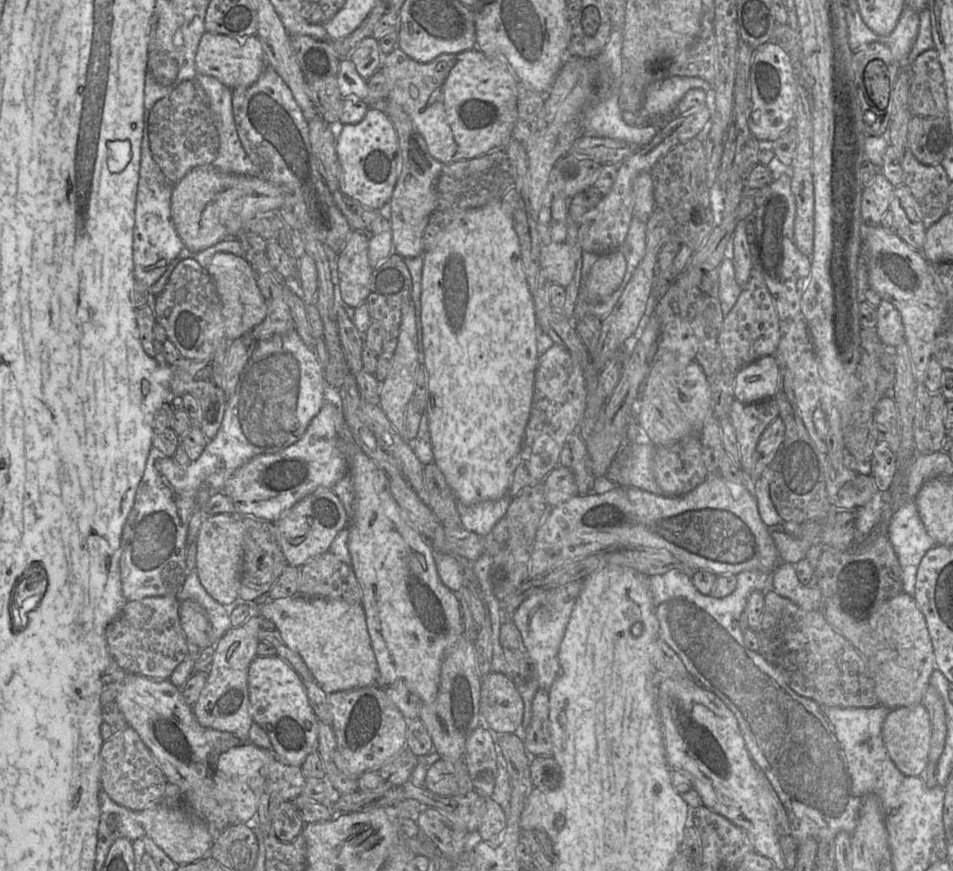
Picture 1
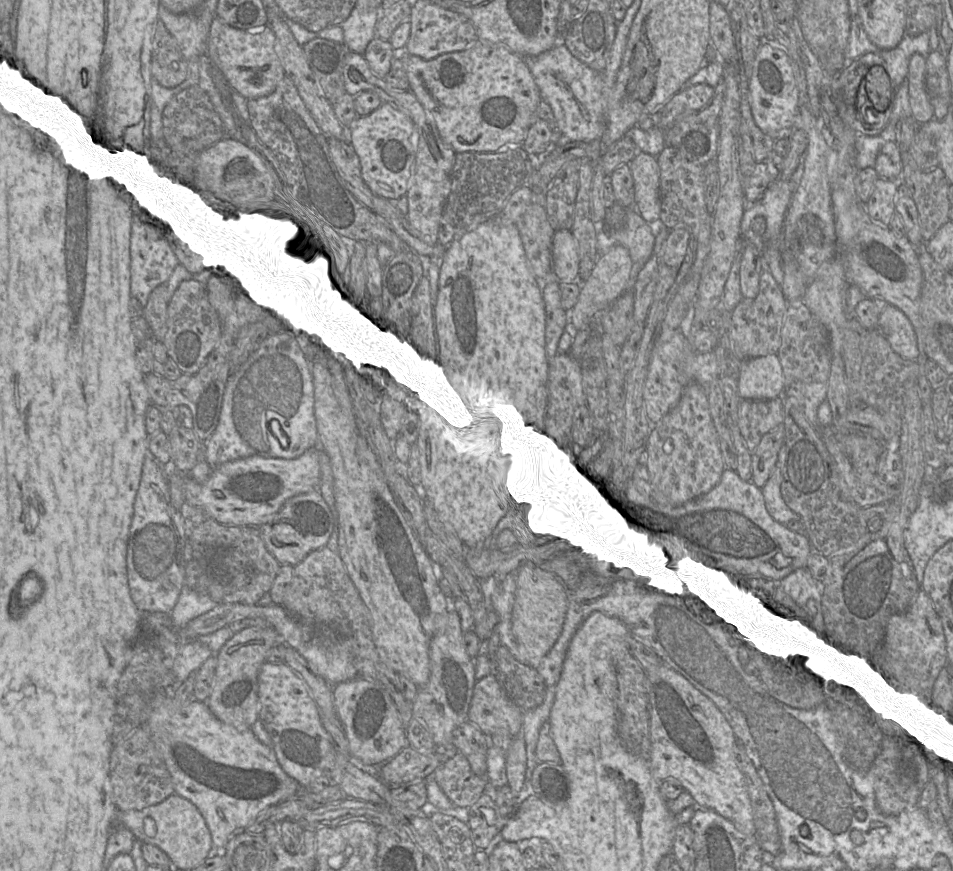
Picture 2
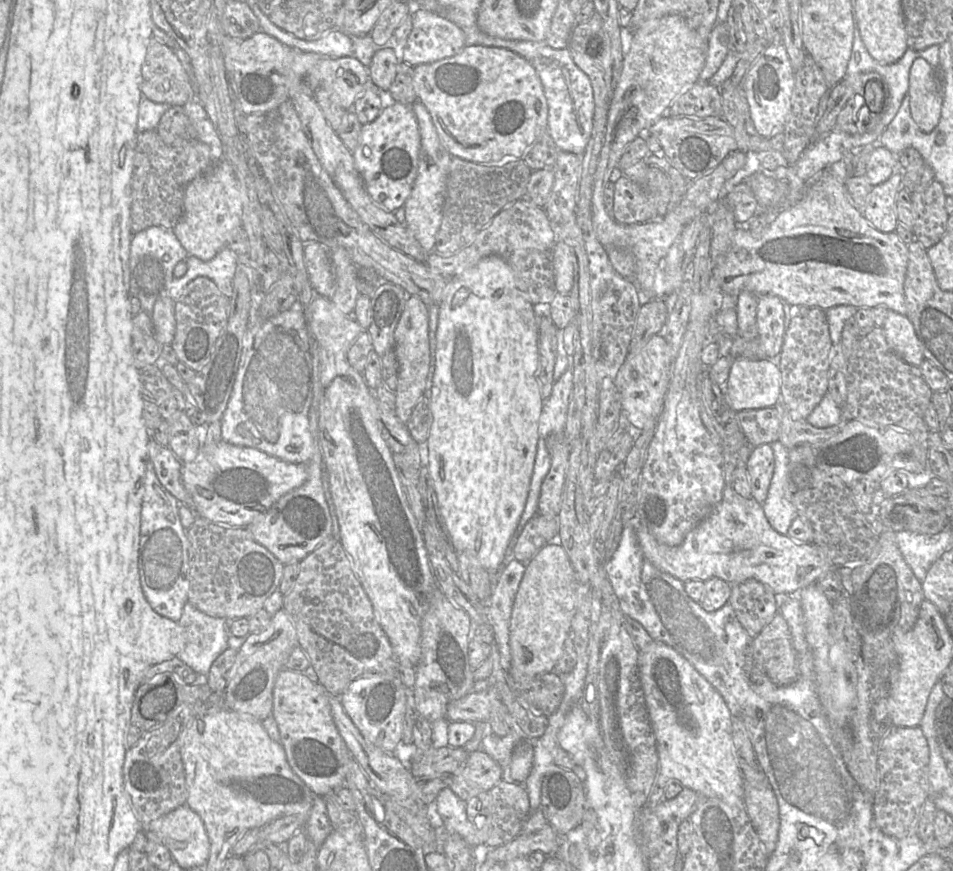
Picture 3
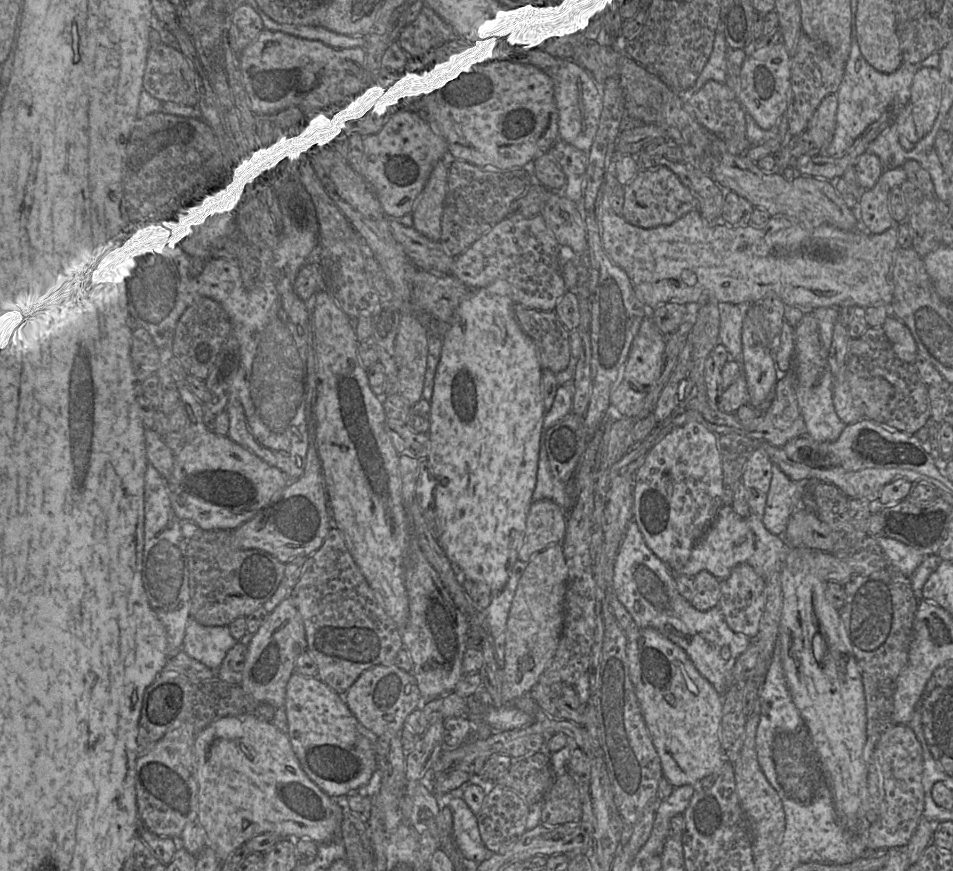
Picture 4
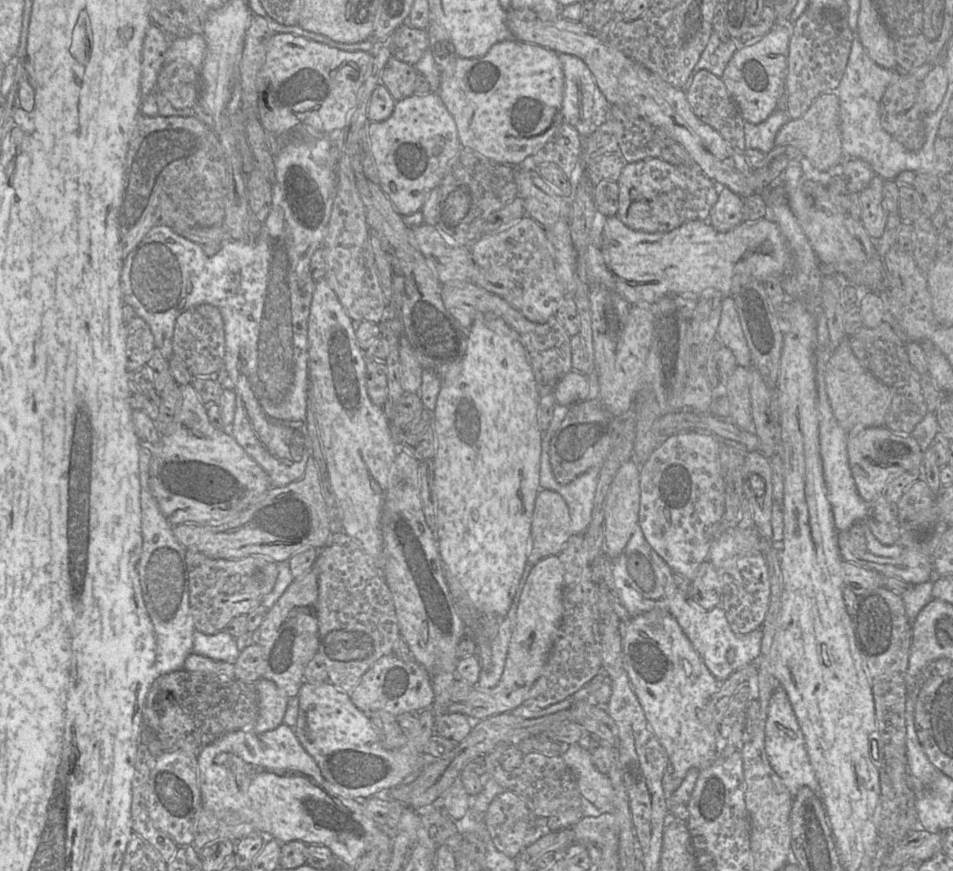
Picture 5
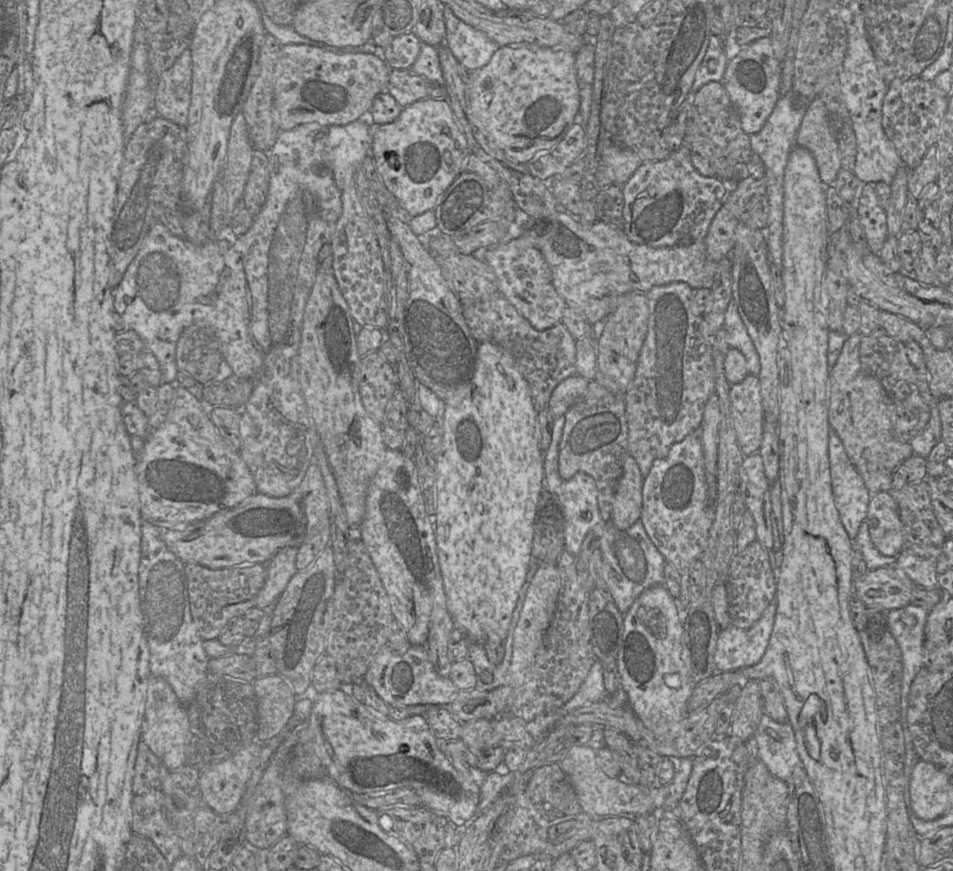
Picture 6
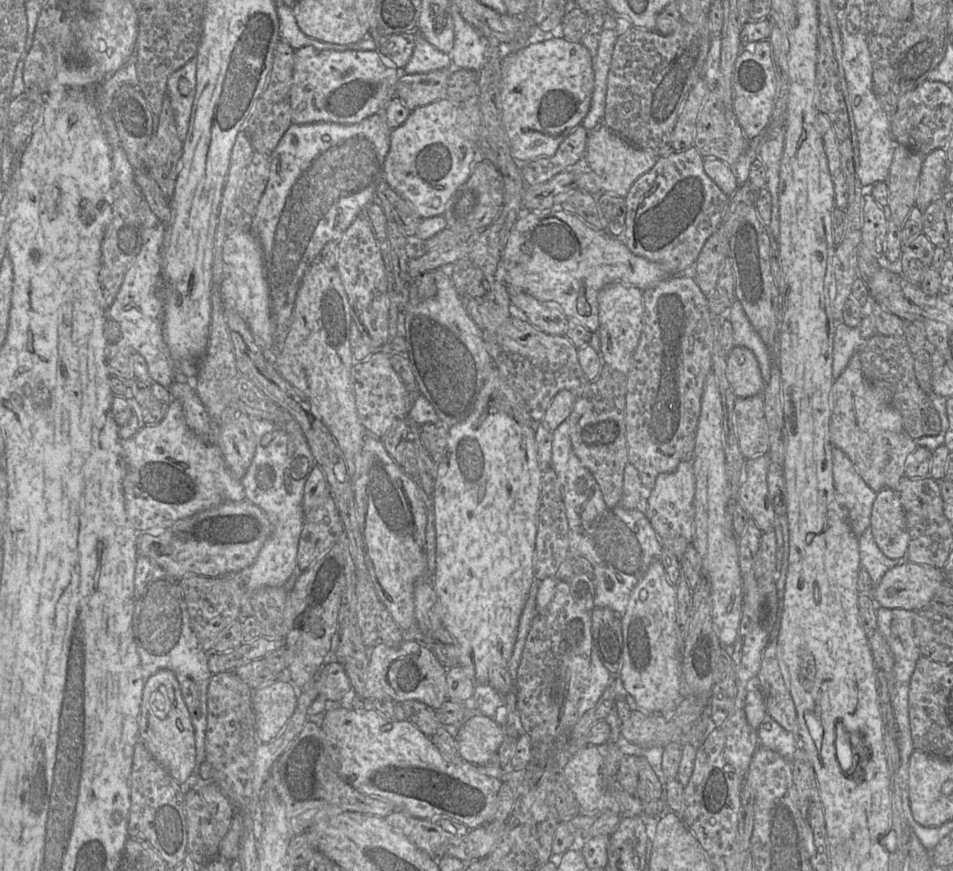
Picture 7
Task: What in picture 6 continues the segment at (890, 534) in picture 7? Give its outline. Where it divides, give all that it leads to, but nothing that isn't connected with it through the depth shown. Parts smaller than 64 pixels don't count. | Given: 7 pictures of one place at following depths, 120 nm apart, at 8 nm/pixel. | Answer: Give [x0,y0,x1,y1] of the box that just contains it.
[866,491,904,556]

